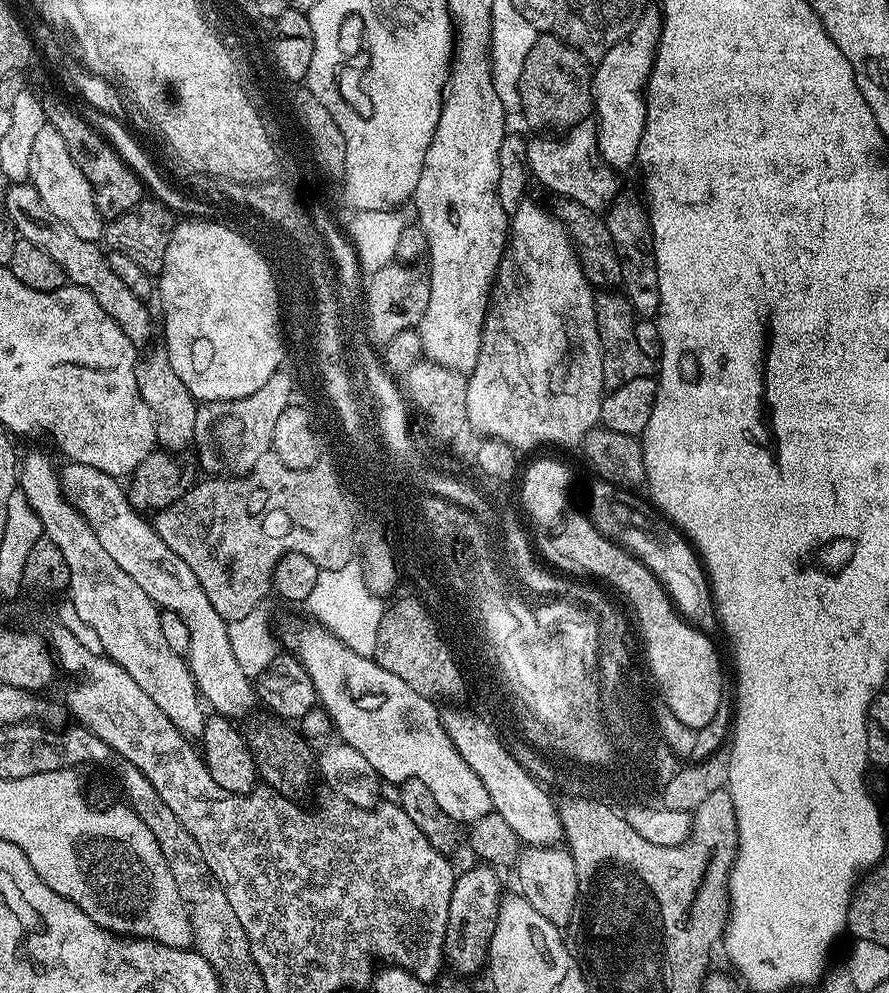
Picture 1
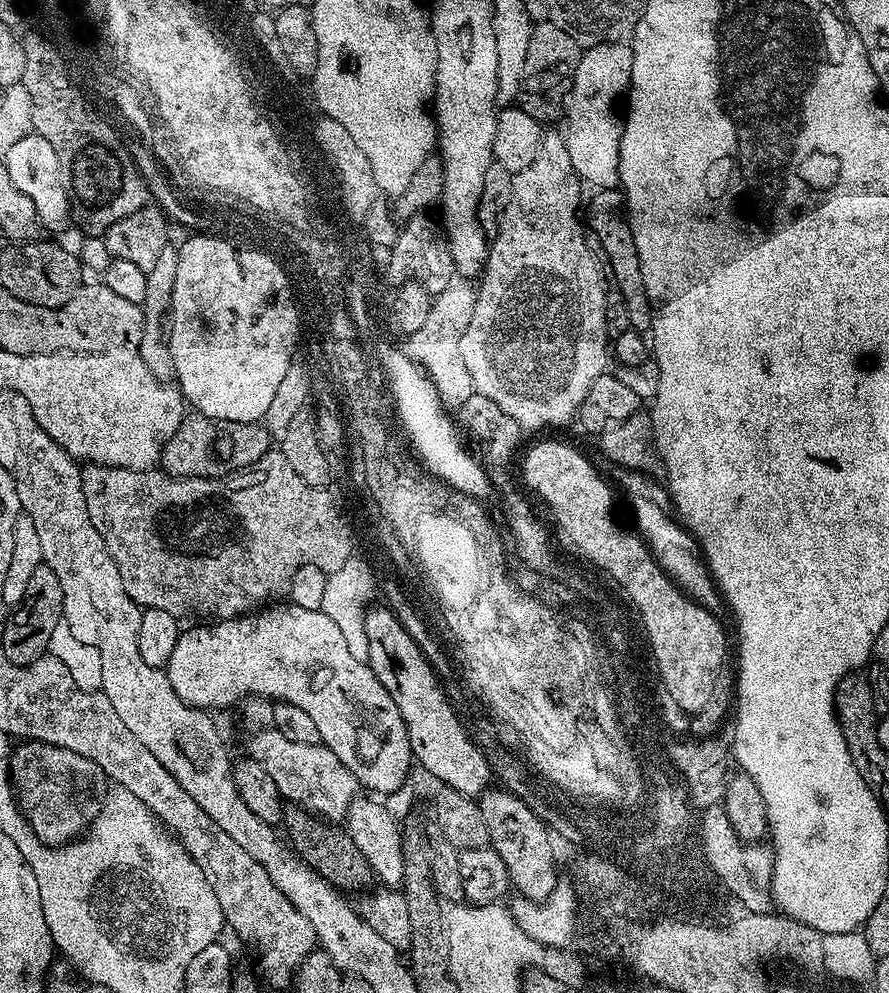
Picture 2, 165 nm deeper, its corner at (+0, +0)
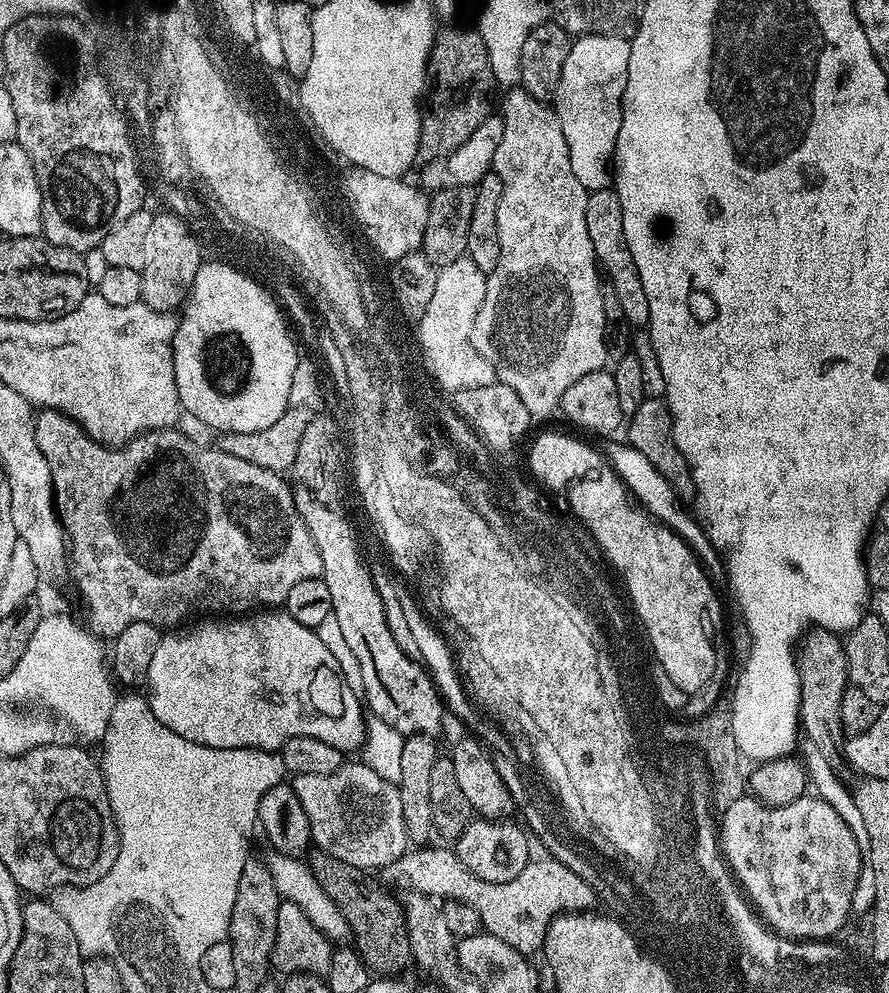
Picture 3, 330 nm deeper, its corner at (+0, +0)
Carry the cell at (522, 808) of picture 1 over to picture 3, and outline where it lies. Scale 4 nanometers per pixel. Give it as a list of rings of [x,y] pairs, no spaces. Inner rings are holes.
[[[303,486],[297,487],[294,495],[298,514],[310,530],[318,546],[318,554],[322,554],[322,579],[330,590],[331,616],[338,618],[342,635],[346,637],[350,650],[354,650],[354,658],[358,658],[360,663],[358,679],[364,687],[362,696],[367,711],[401,734],[439,737],[440,727],[444,724],[444,716],[446,717],[441,694],[429,673],[411,656],[412,661],[404,653],[403,646],[396,641],[399,639],[397,633],[392,631],[390,612],[384,607],[383,599],[372,579],[364,576],[364,568],[358,567],[356,549],[350,546],[350,538],[346,537],[339,519],[326,512],[325,507],[314,500],[310,490]]]

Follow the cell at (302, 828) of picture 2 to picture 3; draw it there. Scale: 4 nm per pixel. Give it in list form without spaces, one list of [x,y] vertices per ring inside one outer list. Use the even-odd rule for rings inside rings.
[[[319,850],[313,851],[307,857],[306,863],[311,868],[318,886],[326,890],[334,906],[338,906],[342,918],[346,918],[351,939],[356,939],[356,953],[362,958],[369,973],[377,977],[395,977],[403,973],[400,972],[403,968],[413,967],[410,939],[404,921],[404,906],[396,902],[387,892],[389,889],[379,879],[371,880],[368,877],[371,875],[366,874],[365,869],[350,866]]]

